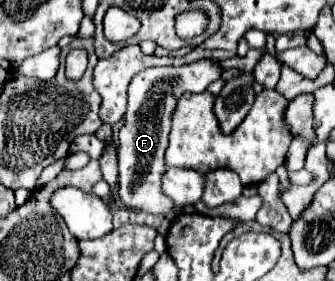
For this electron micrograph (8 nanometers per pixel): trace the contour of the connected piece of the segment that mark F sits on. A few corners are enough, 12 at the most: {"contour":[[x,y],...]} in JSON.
{"contour":[[219,60],[153,66],[131,80],[117,146],[119,196],[169,218],[173,106],[221,78]]}

